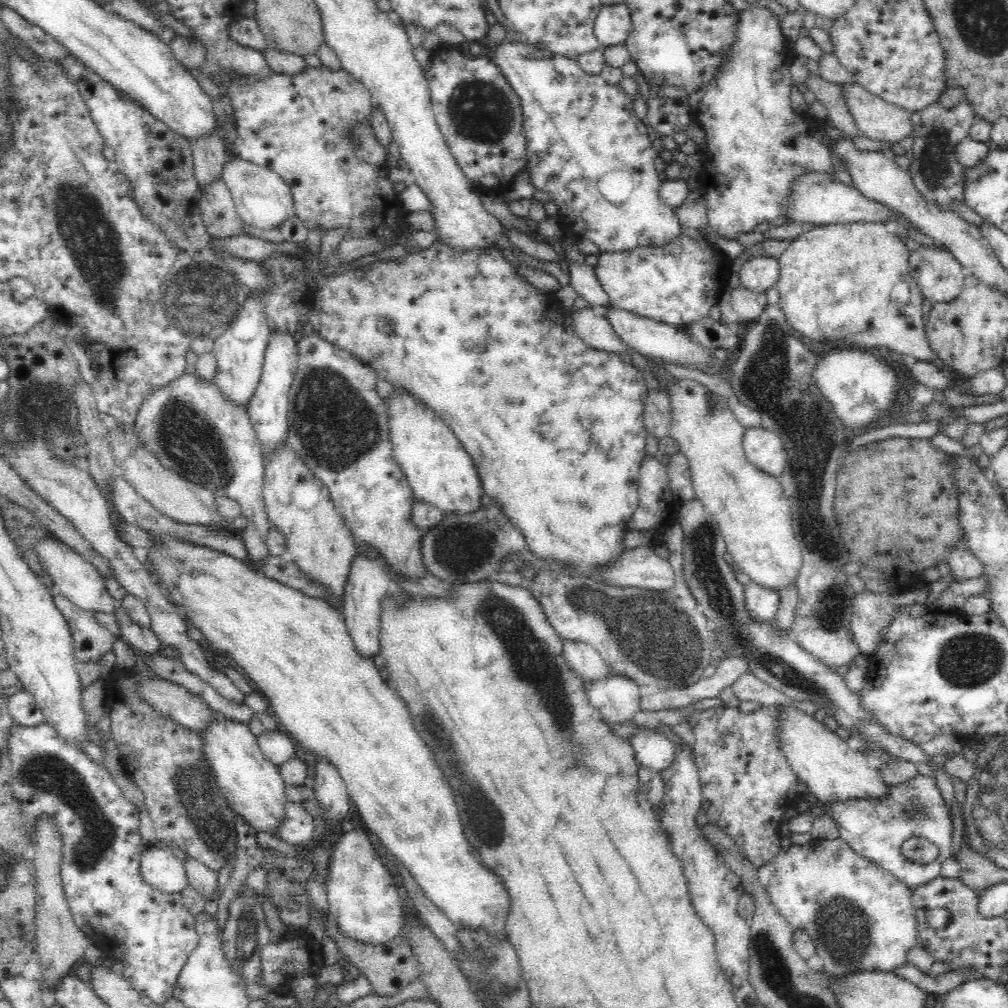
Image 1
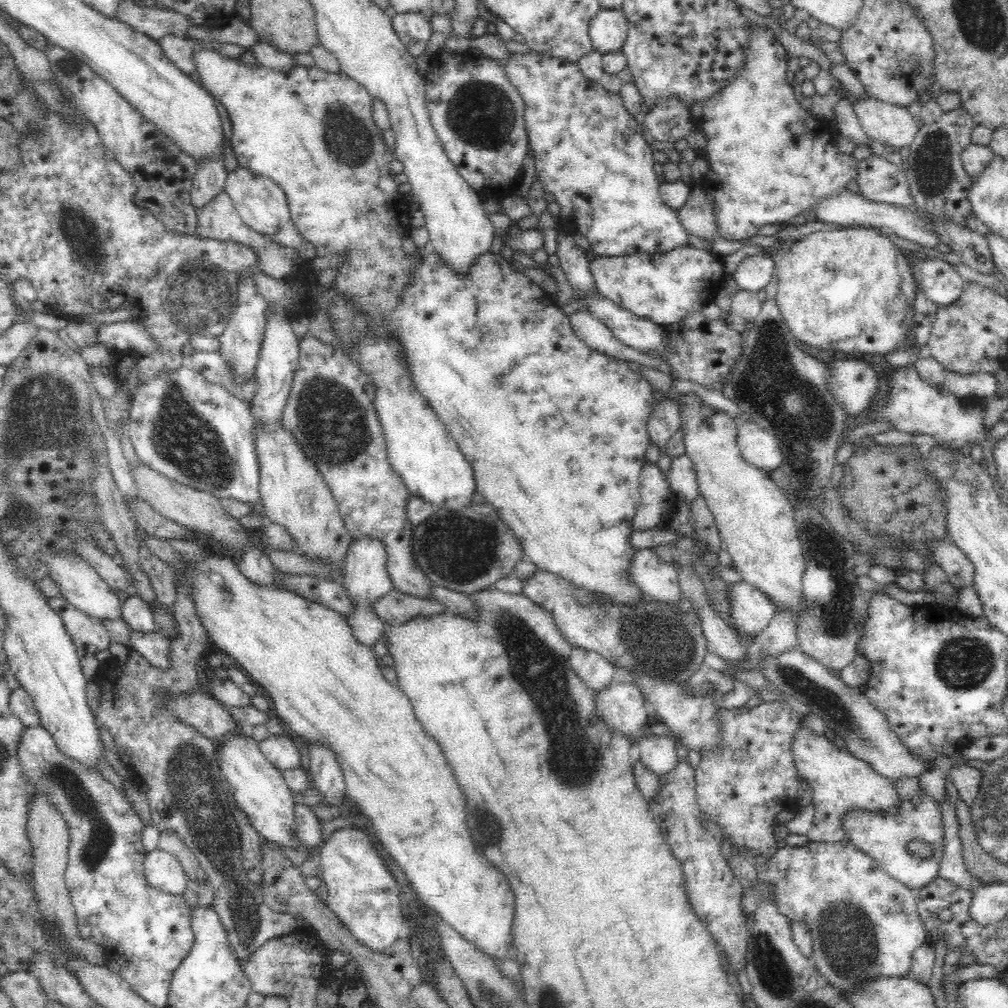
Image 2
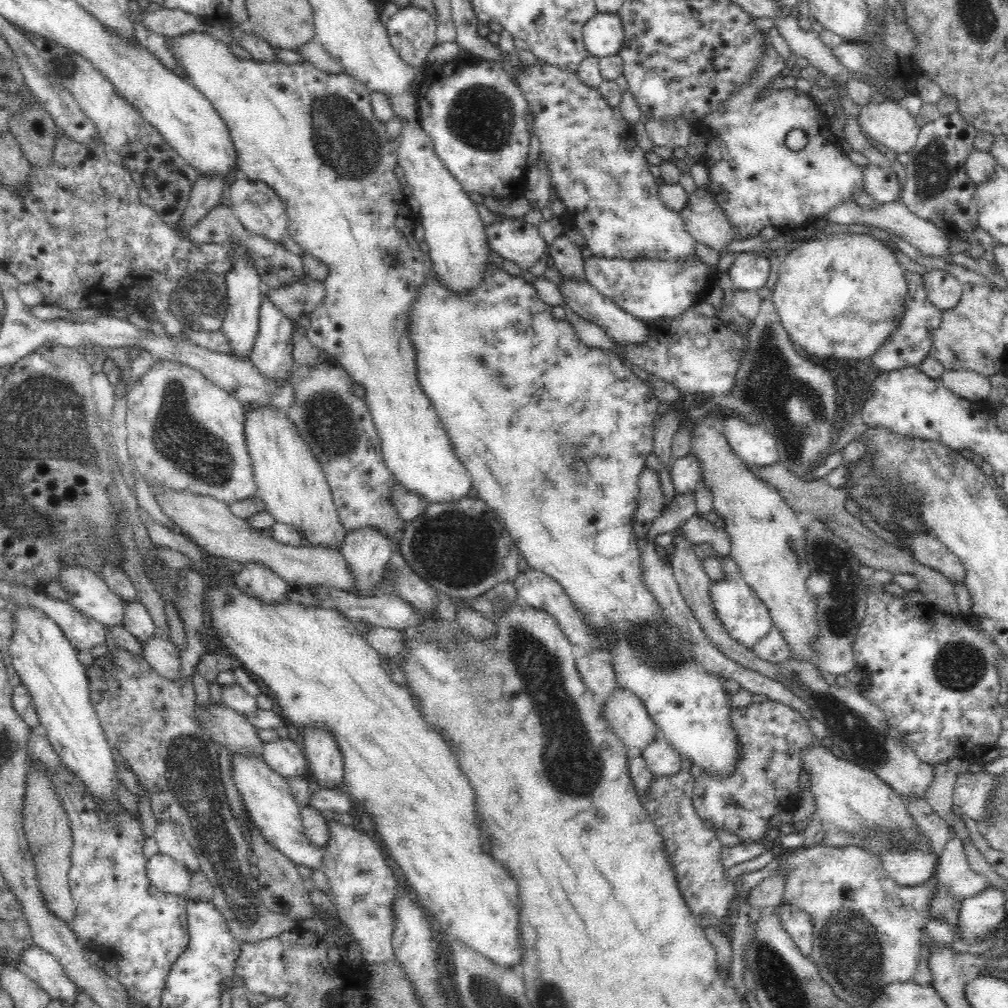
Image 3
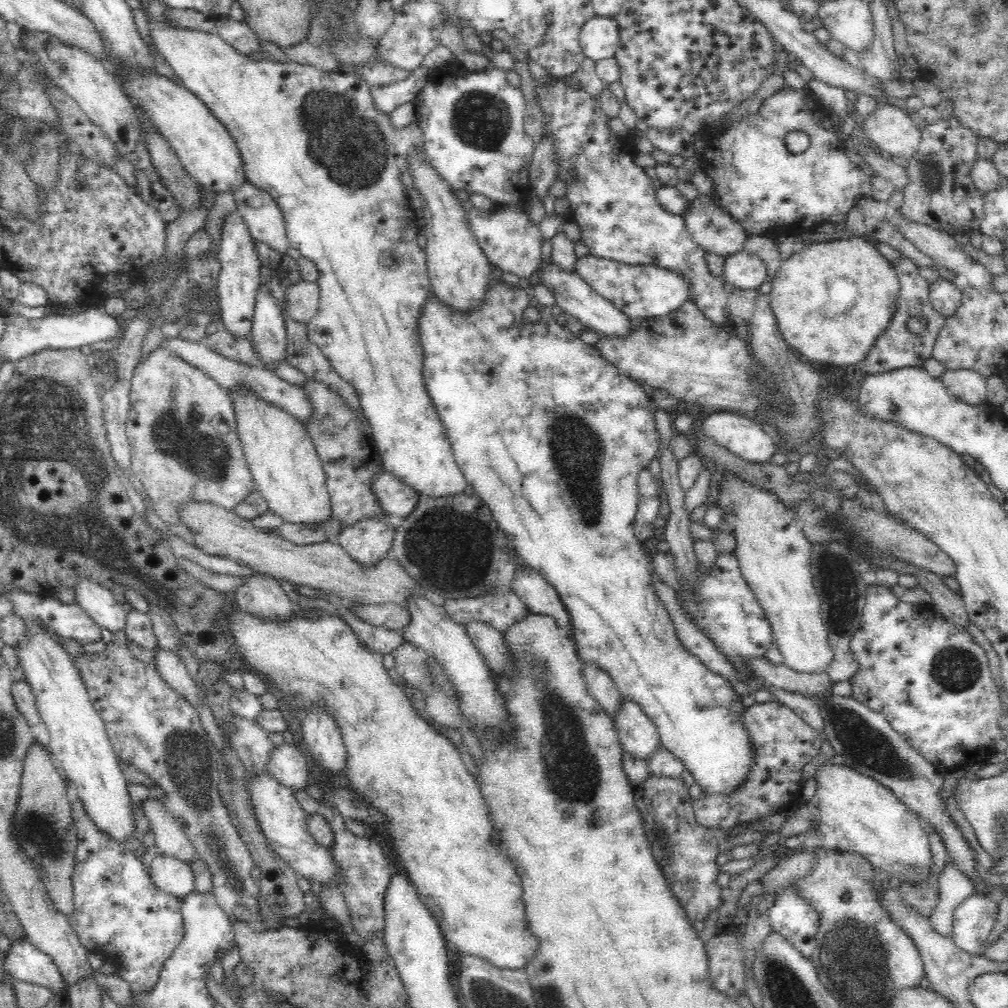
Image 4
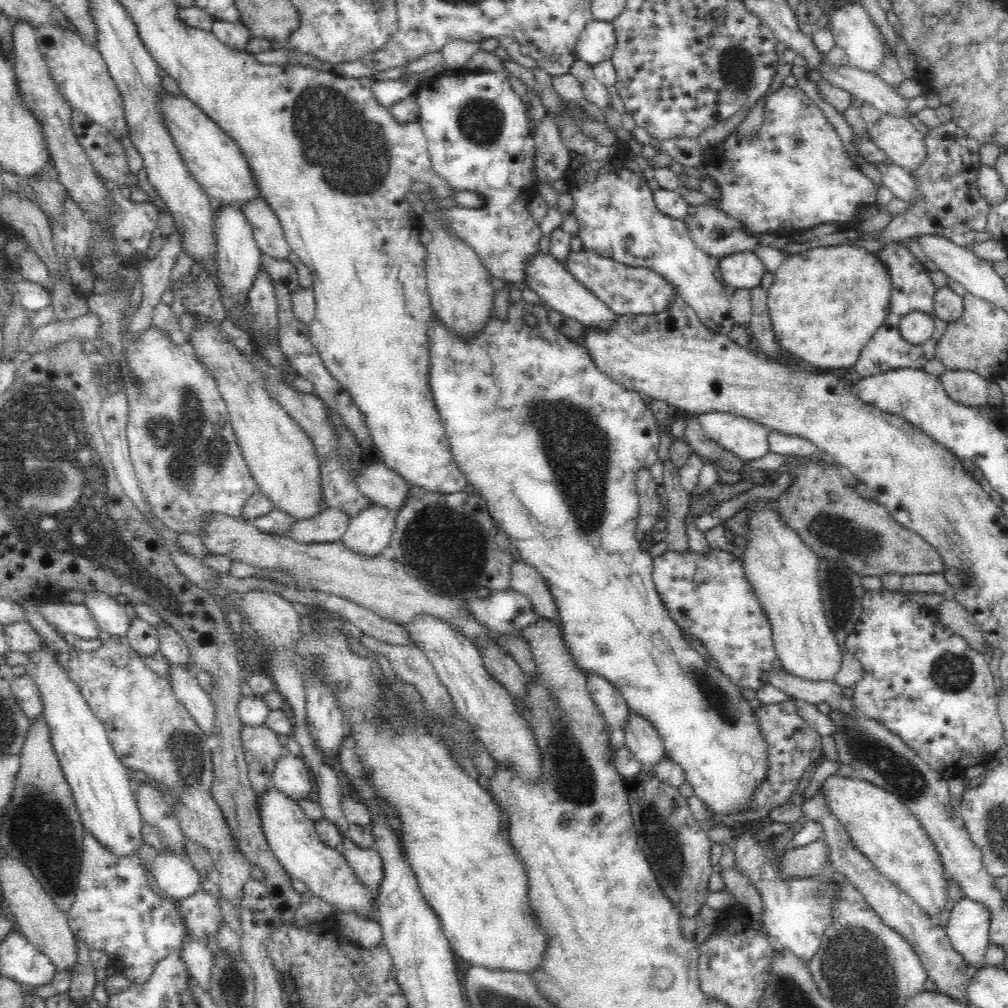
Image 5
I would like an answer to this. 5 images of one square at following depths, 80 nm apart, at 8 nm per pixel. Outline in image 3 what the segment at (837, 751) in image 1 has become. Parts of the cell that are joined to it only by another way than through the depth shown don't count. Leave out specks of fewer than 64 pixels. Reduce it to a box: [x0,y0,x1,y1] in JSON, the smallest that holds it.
[796,743,920,860]

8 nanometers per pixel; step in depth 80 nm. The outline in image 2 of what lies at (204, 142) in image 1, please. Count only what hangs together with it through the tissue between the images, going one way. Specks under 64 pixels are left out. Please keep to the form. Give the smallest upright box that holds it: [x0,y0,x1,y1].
[191,160,228,212]

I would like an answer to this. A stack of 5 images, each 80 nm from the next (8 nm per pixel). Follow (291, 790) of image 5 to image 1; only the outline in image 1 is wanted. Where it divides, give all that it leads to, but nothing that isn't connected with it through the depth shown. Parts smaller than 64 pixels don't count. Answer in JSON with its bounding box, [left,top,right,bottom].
[257,729,296,767]

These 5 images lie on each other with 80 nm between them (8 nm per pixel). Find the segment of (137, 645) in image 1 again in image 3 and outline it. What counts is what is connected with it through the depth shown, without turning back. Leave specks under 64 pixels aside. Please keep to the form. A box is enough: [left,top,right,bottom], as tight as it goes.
[143,636,184,682]

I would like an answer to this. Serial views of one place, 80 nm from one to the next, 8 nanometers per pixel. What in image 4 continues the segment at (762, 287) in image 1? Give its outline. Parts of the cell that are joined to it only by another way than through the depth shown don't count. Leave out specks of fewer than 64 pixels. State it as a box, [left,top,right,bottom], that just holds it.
[724,249,768,290]

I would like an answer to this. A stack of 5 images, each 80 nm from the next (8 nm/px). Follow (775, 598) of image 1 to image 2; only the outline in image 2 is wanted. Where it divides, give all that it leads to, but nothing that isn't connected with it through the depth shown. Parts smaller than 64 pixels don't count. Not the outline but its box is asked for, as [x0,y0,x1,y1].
[726,583,776,638]

